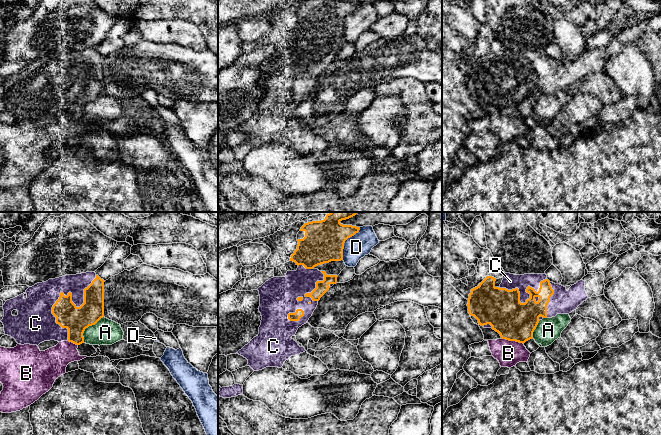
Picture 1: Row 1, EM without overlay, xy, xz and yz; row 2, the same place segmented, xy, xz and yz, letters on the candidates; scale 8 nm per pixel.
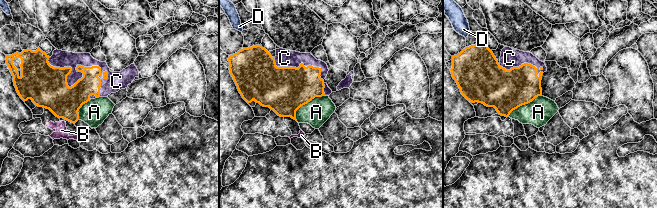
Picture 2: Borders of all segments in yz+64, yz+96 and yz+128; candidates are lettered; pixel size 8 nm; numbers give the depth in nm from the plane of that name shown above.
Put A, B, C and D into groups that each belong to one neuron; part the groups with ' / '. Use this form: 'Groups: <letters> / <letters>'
Groups: A / B / C / D

